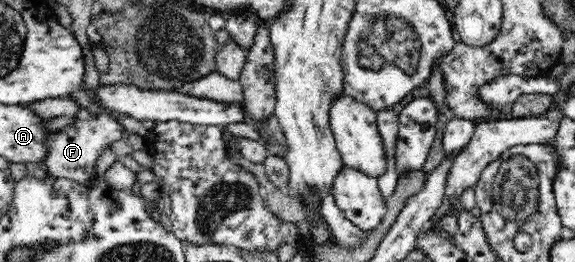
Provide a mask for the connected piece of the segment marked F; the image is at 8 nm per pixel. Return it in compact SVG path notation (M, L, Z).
M86 109L76 114L76 122L63 131L56 131L48 136L48 158L42 162L45 172L60 179L88 185L93 176L97 176L96 162L106 148L114 142L124 139L125 128L113 115L92 115Z

